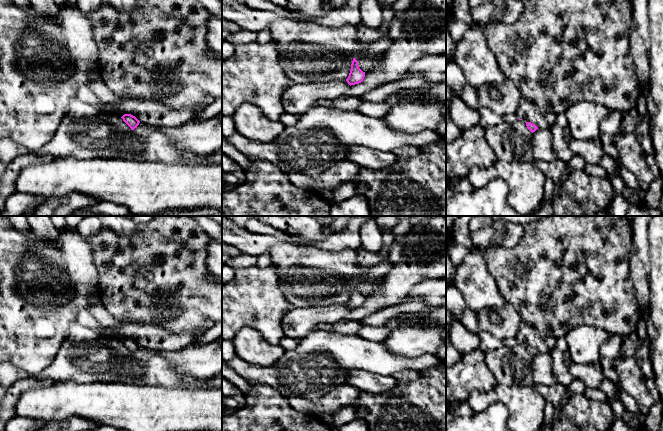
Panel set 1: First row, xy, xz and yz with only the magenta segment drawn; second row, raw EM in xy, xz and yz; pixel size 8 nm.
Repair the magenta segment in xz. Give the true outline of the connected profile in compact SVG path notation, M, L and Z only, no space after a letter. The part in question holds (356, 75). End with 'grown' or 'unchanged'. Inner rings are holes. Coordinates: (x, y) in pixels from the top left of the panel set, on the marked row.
M353 58L352 64L351 64L351 70L348 78L346 79L347 83L350 86L359 84L363 81L364 77L365 77L365 72L363 72L359 68L358 61L355 58Z; unchanged

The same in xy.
M124 114L121 118L131 128L131 130L134 130L140 123L139 120L131 114Z; unchanged

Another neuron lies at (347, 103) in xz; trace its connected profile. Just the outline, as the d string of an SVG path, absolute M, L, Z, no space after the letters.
M342 96L331 100L318 101L317 105L323 106L329 109L357 111L358 107L363 102L364 101L361 100L359 97Z

